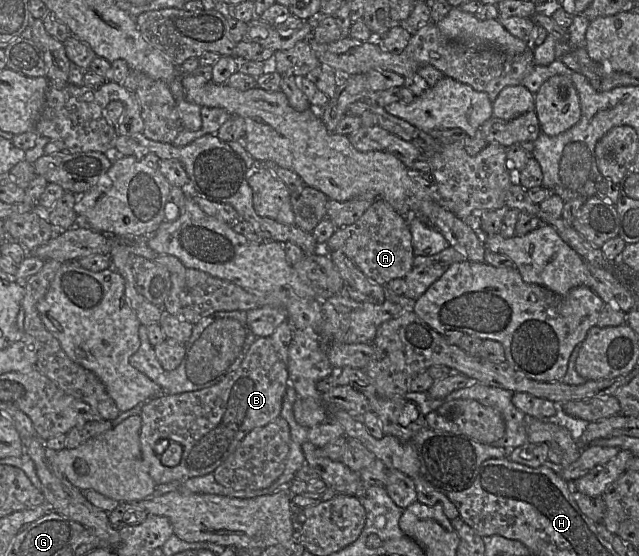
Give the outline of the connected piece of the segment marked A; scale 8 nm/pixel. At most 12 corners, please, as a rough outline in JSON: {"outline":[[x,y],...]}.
{"outline":[[375,200],[320,251],[341,251],[381,286],[415,255],[408,220]]}

